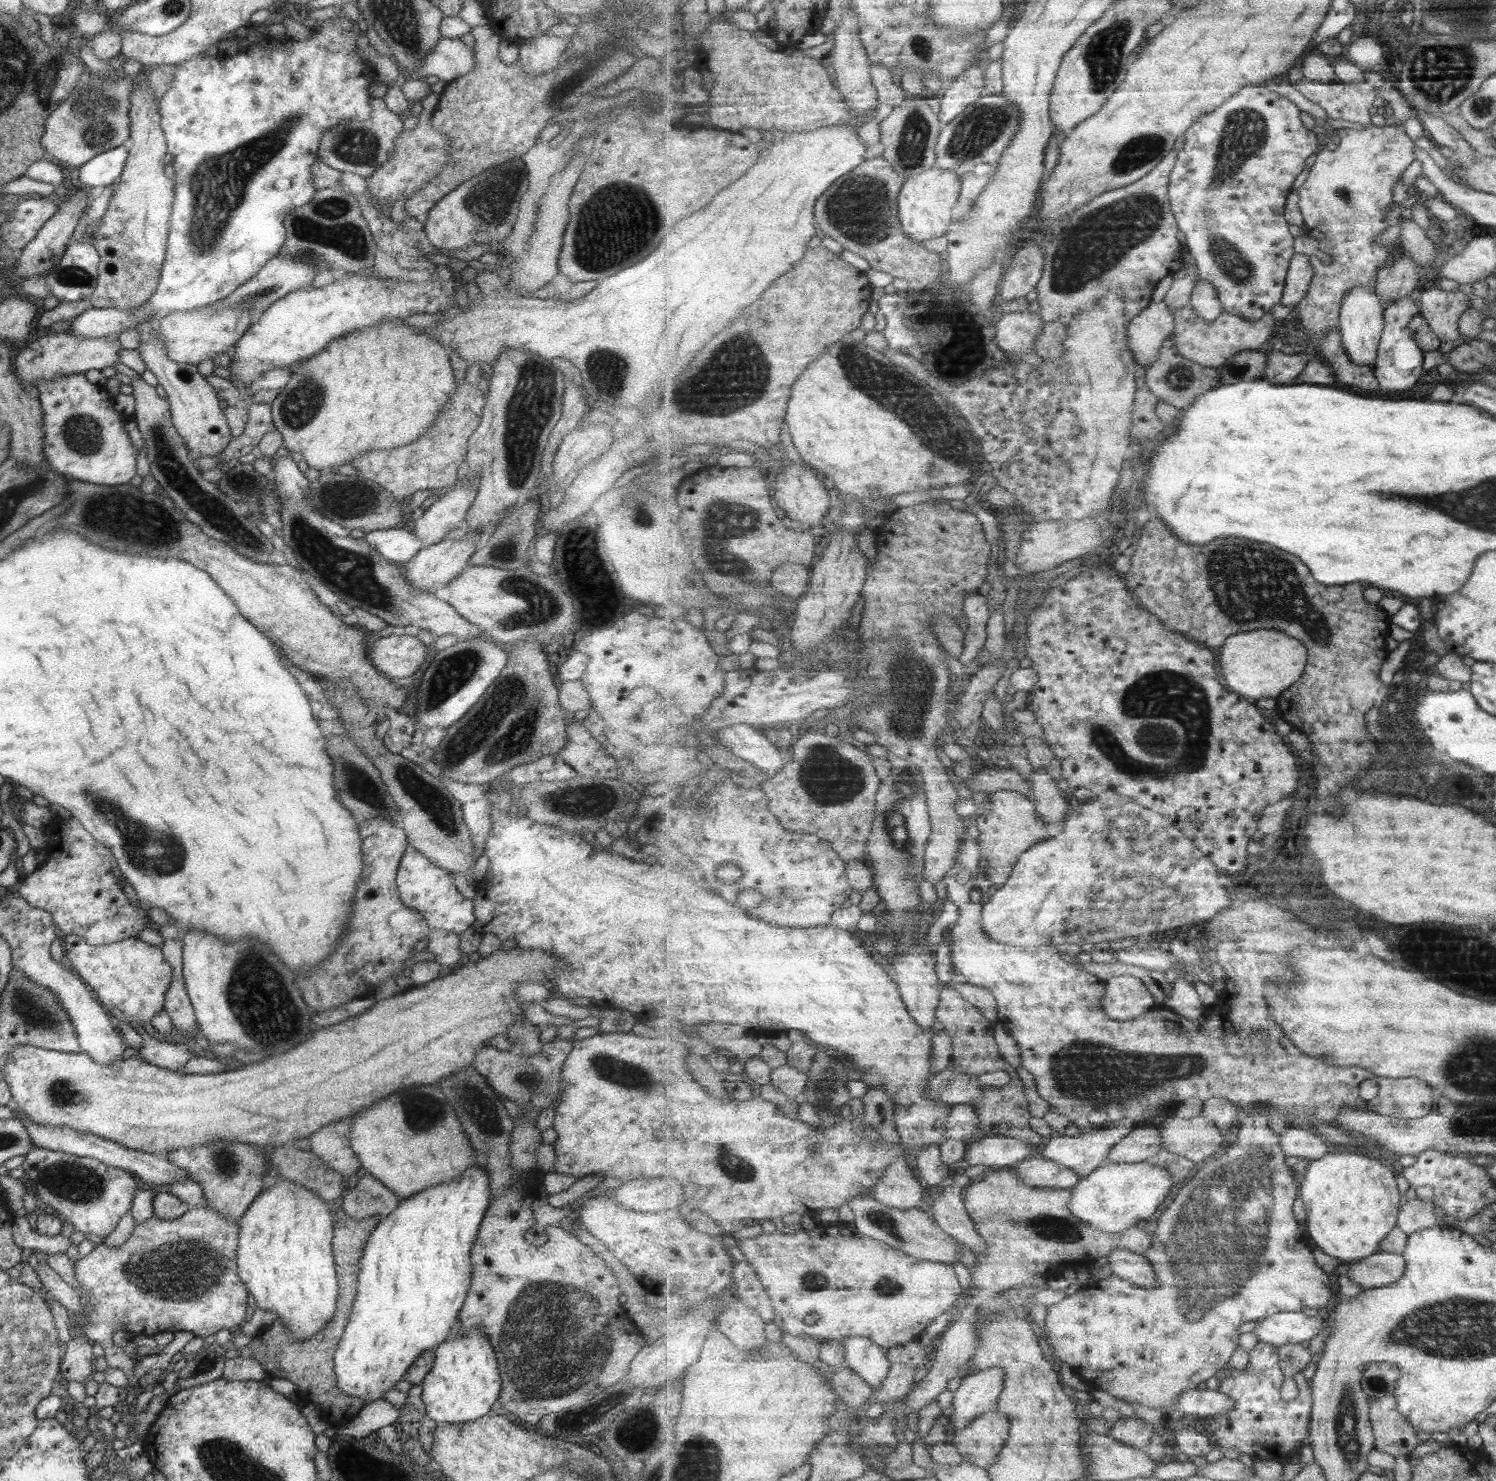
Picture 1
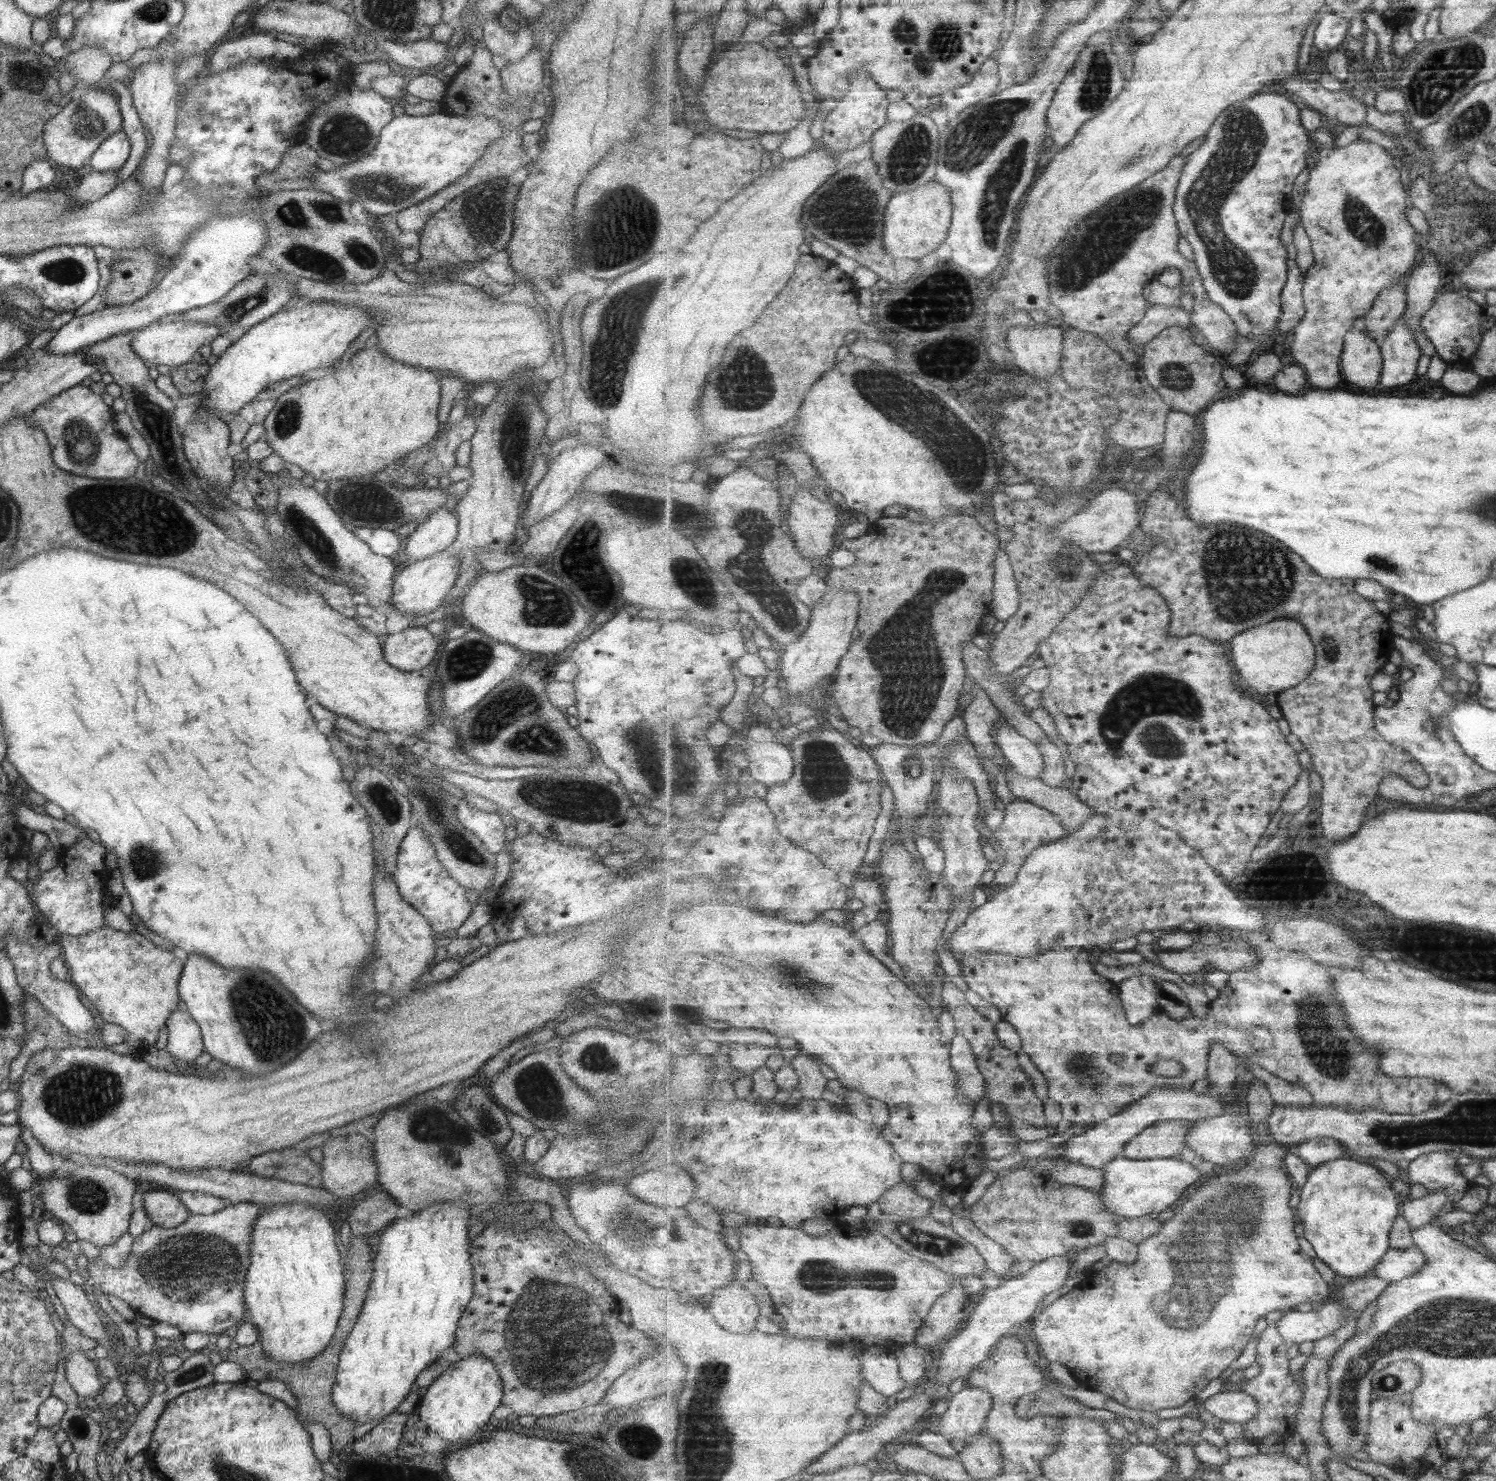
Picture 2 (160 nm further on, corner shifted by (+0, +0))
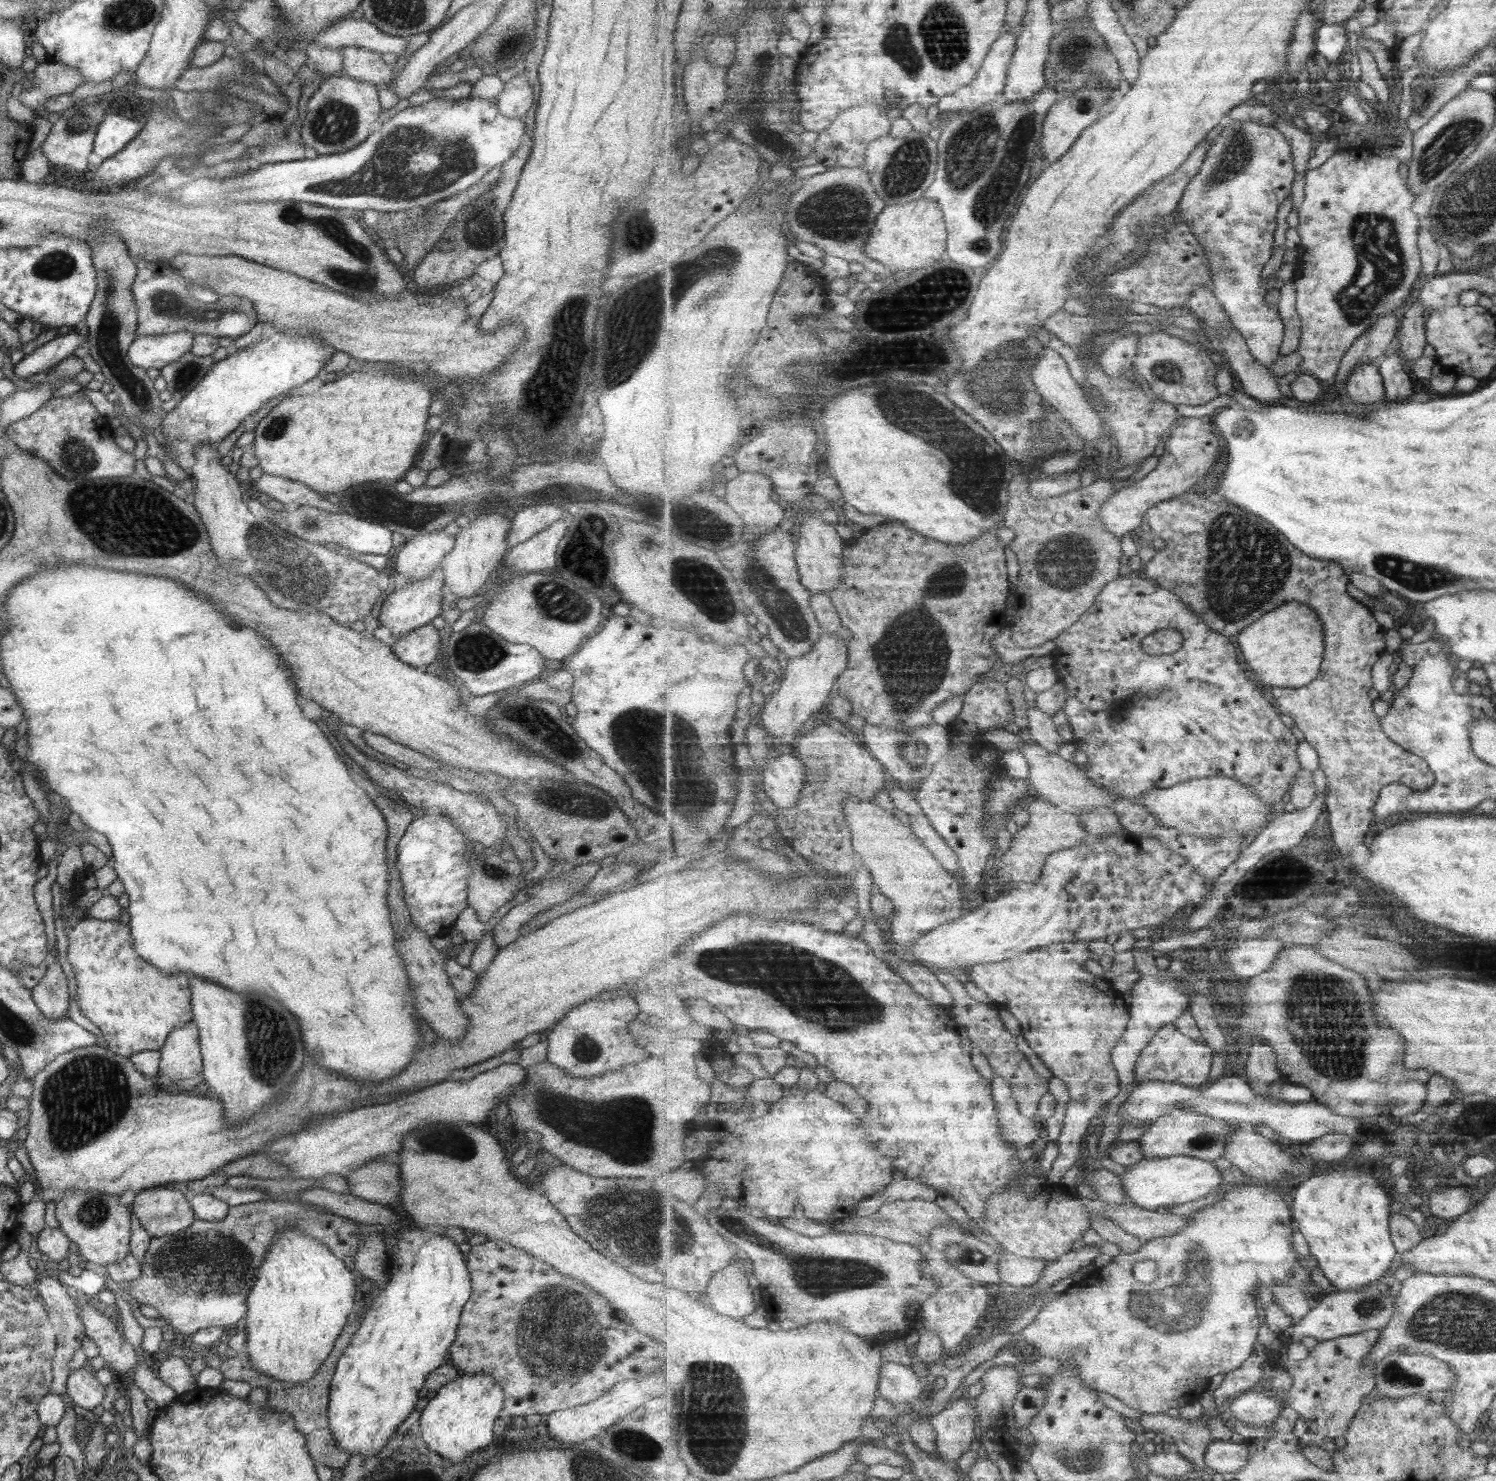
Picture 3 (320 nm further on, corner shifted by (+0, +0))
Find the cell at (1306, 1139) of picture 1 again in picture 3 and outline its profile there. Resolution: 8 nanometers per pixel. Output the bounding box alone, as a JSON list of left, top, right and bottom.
[1307,1134,1355,1164]

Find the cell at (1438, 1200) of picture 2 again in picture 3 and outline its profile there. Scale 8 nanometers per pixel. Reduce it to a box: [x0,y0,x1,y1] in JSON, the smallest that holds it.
[1428,1186,1471,1223]

